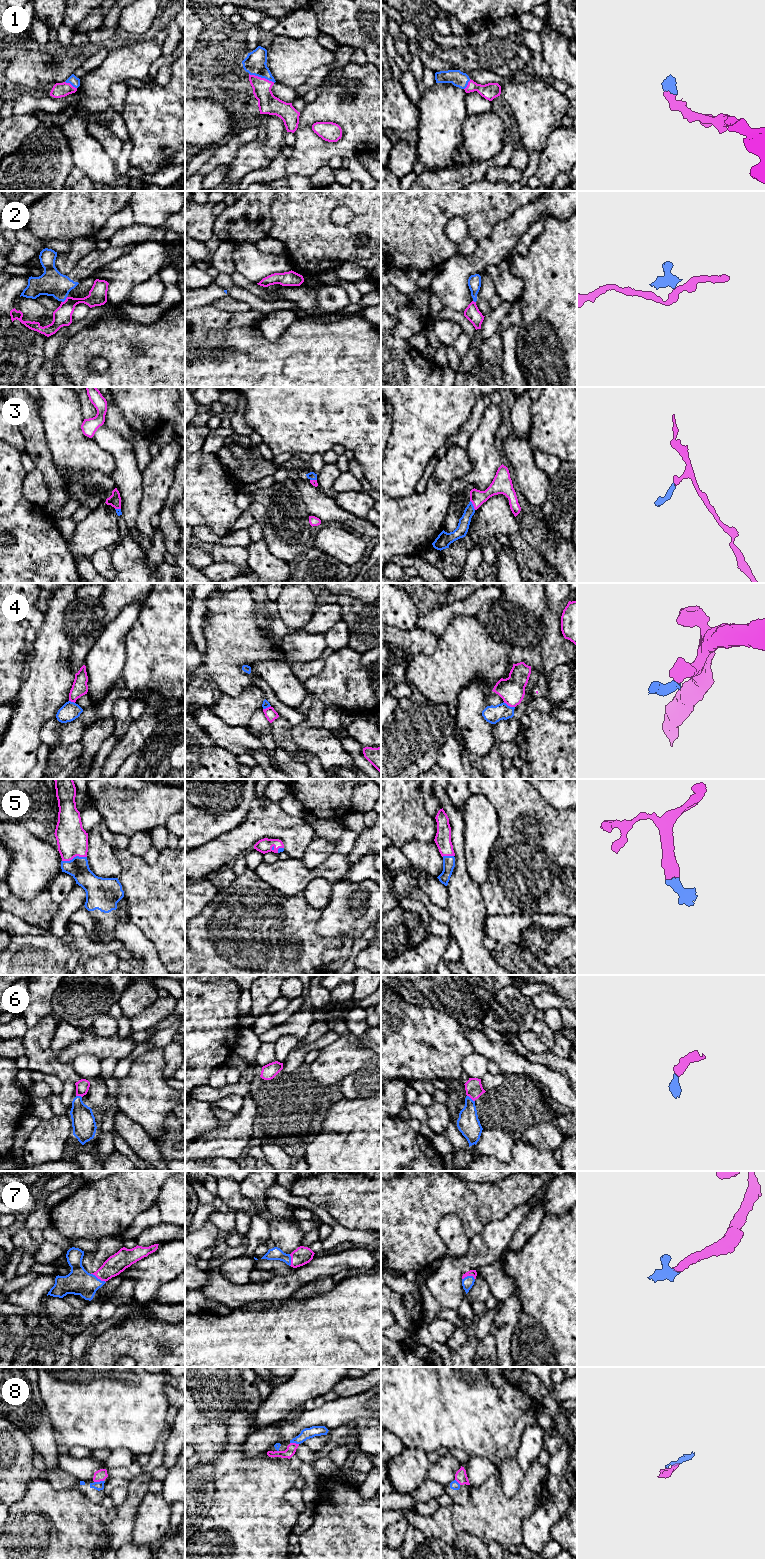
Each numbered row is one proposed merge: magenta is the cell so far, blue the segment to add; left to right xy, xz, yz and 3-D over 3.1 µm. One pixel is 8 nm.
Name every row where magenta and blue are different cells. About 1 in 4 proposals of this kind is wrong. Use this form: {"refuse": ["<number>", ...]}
{"refuse": ["2", "4"]}

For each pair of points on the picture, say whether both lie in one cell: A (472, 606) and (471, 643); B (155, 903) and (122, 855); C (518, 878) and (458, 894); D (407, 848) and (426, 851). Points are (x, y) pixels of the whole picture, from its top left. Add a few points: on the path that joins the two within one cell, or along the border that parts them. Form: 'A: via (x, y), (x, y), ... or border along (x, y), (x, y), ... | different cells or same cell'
A: border along (474, 615), (456, 614), (449, 622) | different cells
B: via (151, 891), (136, 876), (133, 867) | same cell
C: border along (480, 887), (486, 911) | different cells
D: via (412, 850), (421, 851) | same cell

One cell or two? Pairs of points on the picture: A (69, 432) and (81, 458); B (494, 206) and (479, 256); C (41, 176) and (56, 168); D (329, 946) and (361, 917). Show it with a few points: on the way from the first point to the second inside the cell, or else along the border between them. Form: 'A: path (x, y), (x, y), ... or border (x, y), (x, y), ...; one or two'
A: path (69, 438), (69, 446), (75, 452); one
B: border (500, 221), (487, 237), (477, 242); two
C: path (45, 172), (52, 168); one
D: border (316, 931), (321, 936), (336, 936), (339, 938); two

